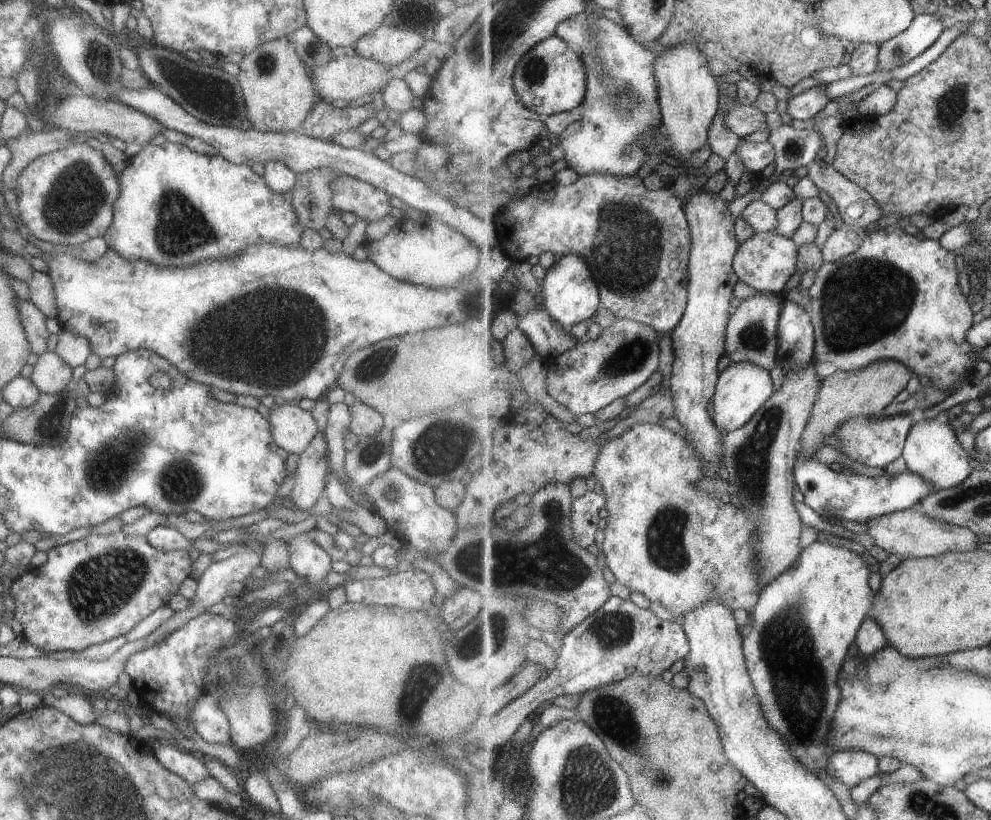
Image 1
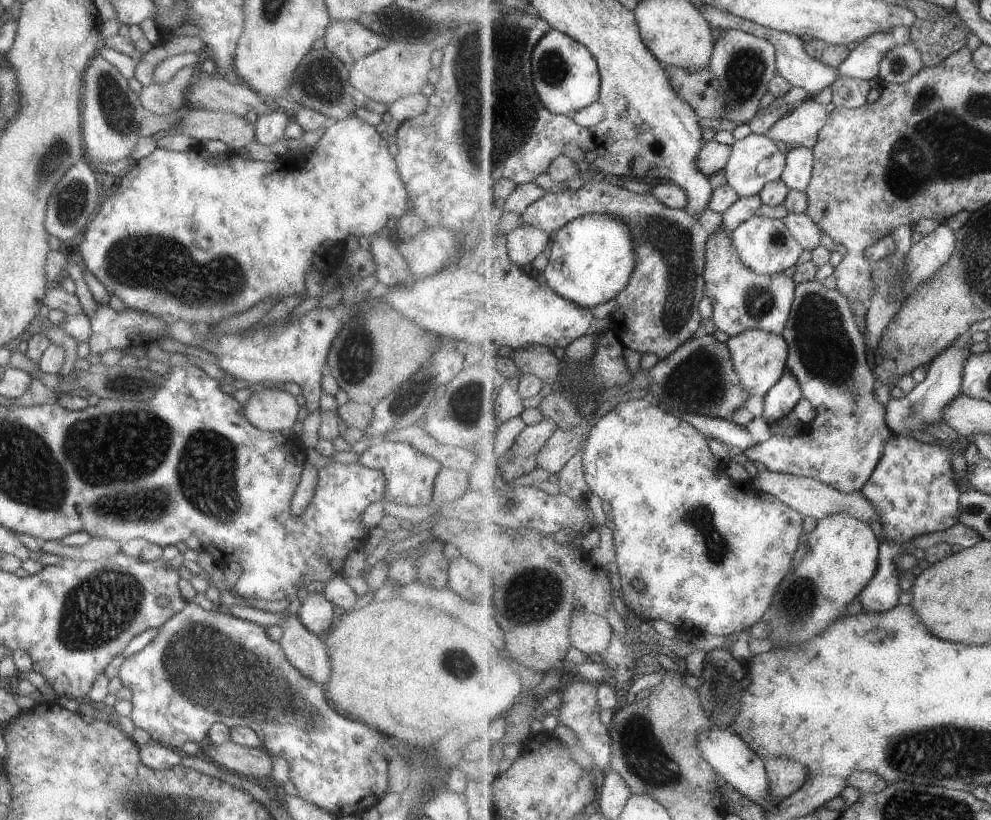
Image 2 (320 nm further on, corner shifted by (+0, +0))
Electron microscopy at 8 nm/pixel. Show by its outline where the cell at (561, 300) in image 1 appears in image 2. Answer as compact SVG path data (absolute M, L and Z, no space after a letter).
M611 213L588 214L566 224L554 237L548 257L550 261L543 274L550 287L565 298L592 309L613 300L622 293L638 266L636 238L630 224Z

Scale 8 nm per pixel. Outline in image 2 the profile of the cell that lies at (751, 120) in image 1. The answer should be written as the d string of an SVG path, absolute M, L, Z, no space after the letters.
M815 98L798 102L788 115L779 119L766 136L775 142L784 142L788 147L813 148L820 132L829 124L831 112Z

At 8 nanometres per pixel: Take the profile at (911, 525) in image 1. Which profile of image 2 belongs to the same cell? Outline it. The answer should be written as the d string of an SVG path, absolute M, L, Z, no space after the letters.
M766 468L757 472L756 477L751 482L759 490L775 495L787 505L792 506L795 510L804 514L804 516L811 516L816 522L819 522L826 516L839 512L855 515L866 523L867 520L878 516L878 512L875 510L873 504L861 492L847 494L813 477L800 477L789 473L778 473Z

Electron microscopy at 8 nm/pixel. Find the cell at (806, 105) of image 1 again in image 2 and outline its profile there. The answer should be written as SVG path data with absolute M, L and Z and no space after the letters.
M896 26L888 31L879 31L861 41L838 67L841 77L873 80L880 76L881 61L897 45L913 42L910 26Z

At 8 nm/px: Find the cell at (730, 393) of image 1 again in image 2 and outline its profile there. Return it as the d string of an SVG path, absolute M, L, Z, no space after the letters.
M745 329L738 335L729 336L728 346L734 360L734 367L742 378L742 385L752 397L764 398L783 378L788 370L788 342L783 335L763 329Z

